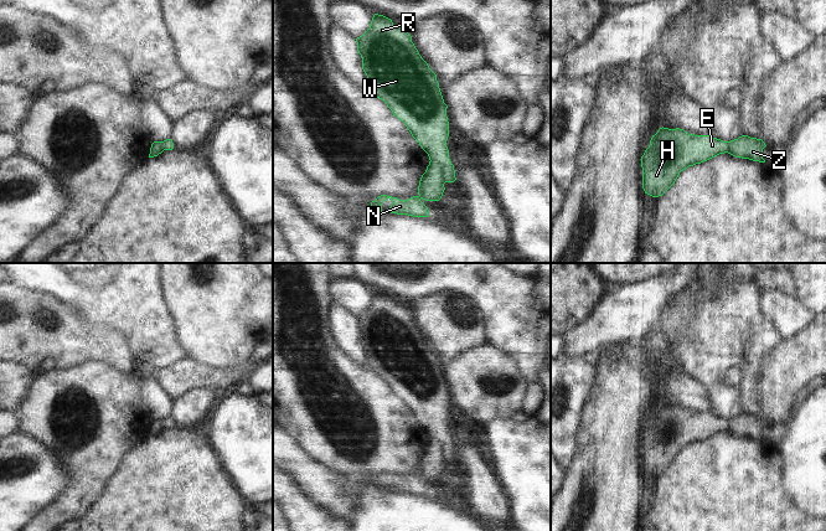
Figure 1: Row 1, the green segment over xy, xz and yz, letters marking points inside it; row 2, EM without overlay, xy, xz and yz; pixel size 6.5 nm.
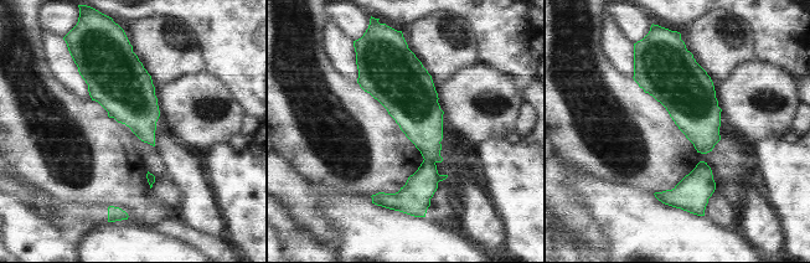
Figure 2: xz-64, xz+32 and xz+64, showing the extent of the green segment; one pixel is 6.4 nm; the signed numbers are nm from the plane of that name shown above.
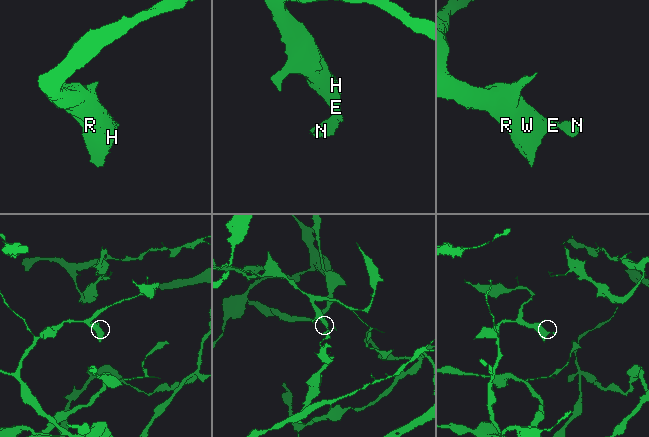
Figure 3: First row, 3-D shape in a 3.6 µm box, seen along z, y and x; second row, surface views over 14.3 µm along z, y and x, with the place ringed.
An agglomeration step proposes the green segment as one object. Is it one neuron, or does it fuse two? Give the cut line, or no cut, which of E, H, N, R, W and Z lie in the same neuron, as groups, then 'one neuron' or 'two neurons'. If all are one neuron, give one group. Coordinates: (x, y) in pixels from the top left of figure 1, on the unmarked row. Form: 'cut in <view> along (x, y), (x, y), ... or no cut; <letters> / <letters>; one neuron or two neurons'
cut in xz along (430, 437), (440, 444), (444, 460); E H R W / N Z; two neurons

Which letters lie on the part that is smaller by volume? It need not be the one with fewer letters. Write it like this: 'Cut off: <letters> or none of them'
Cut off: N, Z

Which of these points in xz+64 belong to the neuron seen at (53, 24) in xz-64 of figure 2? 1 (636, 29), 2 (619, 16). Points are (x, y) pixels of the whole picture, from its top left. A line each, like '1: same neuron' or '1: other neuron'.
1: same neuron
2: same neuron

